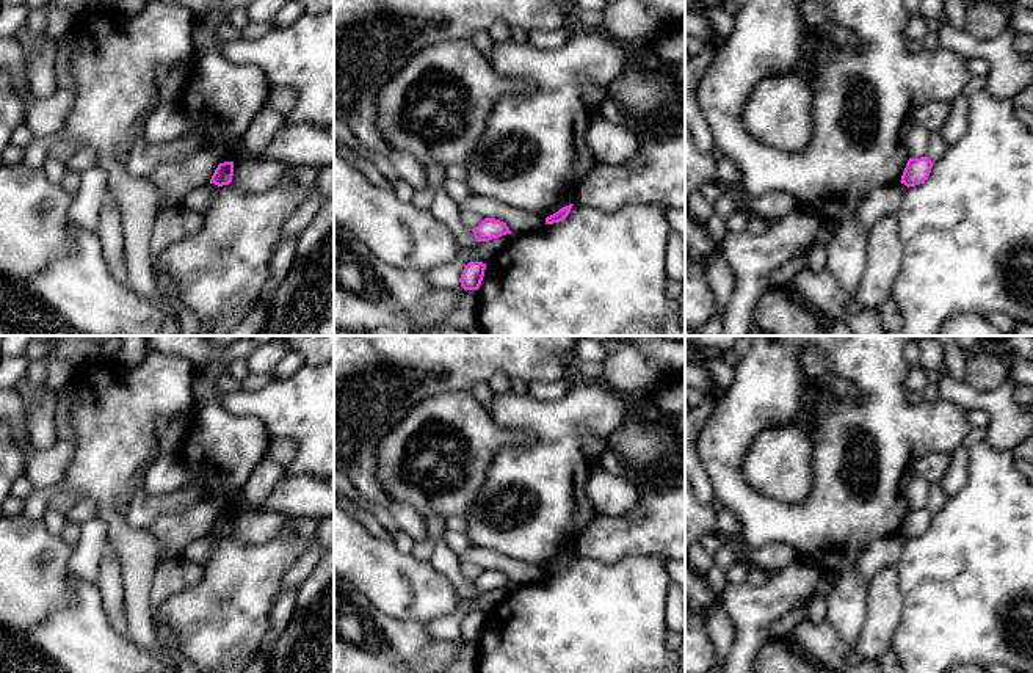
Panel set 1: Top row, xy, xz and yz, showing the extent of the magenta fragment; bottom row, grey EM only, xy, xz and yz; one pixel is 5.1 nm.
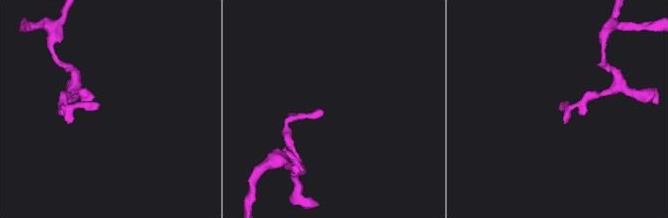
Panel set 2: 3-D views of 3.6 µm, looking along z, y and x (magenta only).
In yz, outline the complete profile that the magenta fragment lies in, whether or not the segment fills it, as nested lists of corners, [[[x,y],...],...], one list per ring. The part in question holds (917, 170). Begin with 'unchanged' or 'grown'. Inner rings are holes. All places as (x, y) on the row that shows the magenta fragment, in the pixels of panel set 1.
unchanged; [[[925,155],[920,158],[909,158],[901,176],[901,184],[908,188],[923,184],[933,168],[933,162]]]

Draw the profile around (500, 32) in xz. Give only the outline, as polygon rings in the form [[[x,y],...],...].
[[[495,20],[488,31],[494,42],[505,42],[513,39],[513,28],[503,20]]]

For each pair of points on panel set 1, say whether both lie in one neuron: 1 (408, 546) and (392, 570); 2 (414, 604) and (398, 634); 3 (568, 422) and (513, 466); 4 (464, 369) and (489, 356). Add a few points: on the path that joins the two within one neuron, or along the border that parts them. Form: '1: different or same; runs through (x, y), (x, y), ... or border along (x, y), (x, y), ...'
1: different; border along (391, 540), (403, 552), (417, 552)
2: different; border along (373, 604), (394, 617), (425, 623)
3: same; runs through (554, 436), (527, 463)
4: same; runs through (471, 363), (477, 356), (483, 356)

